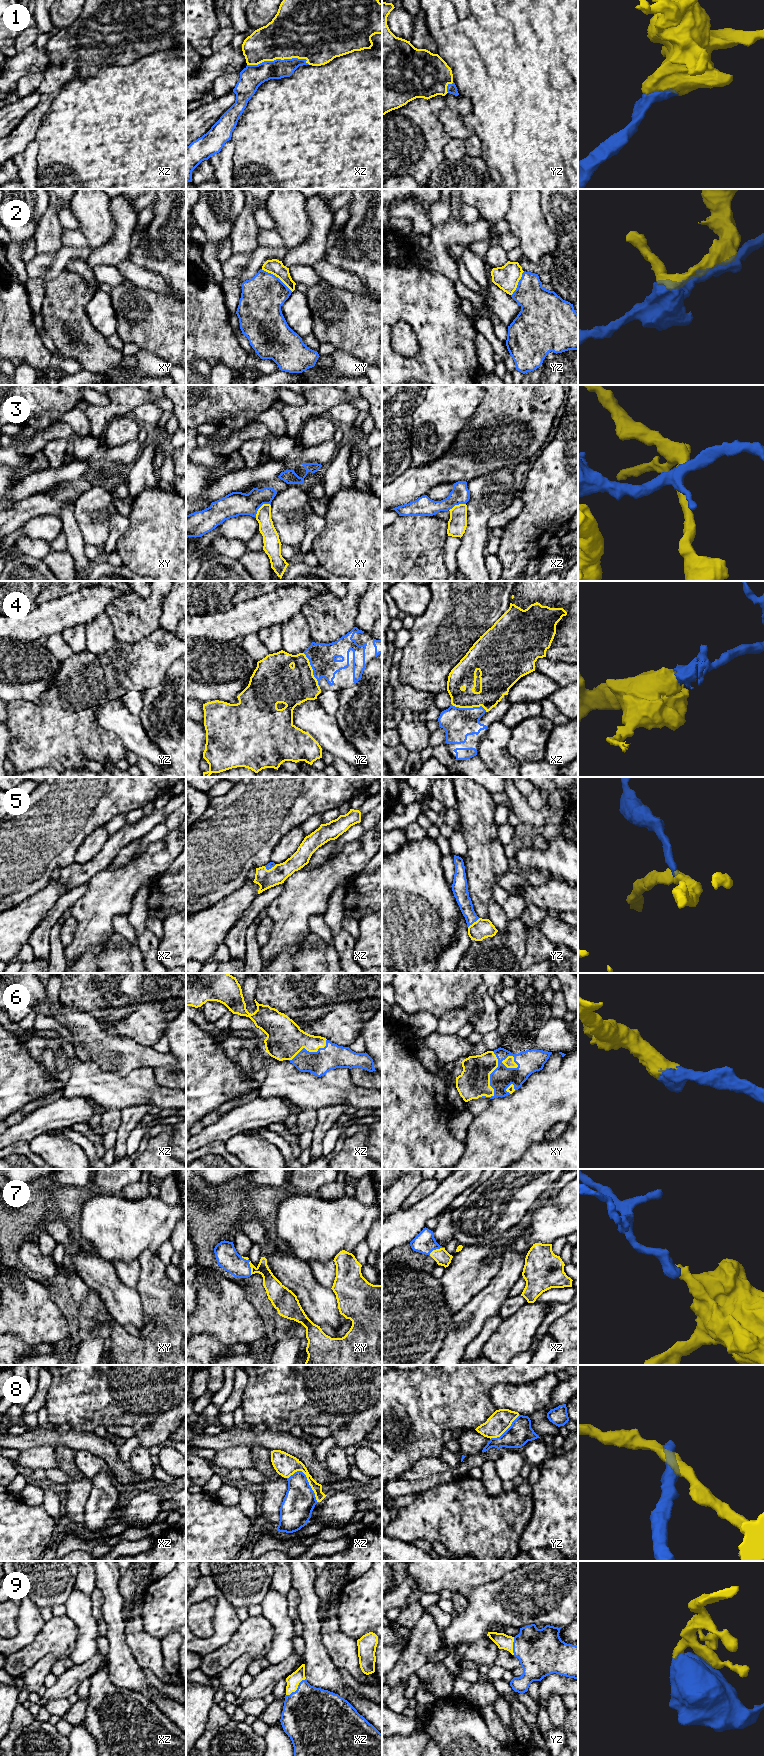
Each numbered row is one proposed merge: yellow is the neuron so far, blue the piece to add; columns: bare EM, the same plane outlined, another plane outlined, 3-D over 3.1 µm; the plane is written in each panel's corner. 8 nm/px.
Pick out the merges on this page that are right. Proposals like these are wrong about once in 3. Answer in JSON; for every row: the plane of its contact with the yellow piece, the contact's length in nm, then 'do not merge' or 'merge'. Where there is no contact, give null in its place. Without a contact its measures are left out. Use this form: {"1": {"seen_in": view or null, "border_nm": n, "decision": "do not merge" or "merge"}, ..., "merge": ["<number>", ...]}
{"1": {"seen_in": "xz", "border_nm": 500, "decision": "merge"}, "2": {"seen_in": "xy", "border_nm": 320, "decision": "do not merge"}, "3": {"seen_in": "xy", "border_nm": 170, "decision": "do not merge"}, "4": {"seen_in": "xz", "border_nm": 300, "decision": "merge"}, "5": {"seen_in": "yz", "border_nm": 120, "decision": "merge"}, "6": {"seen_in": "xy", "border_nm": 400, "decision": "merge"}, "7": {"seen_in": "xz", "border_nm": 140, "decision": "merge"}, "8": {"seen_in": "xz", "border_nm": 320, "decision": "do not merge"}, "9": {"seen_in": "xz", "border_nm": 220, "decision": "merge"}, "merge": ["1", "4", "5", "6", "7", "9"]}

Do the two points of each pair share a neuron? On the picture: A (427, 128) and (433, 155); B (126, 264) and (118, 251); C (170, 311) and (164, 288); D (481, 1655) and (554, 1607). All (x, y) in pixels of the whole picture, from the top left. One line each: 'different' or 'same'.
A: same
B: different
C: different
D: different

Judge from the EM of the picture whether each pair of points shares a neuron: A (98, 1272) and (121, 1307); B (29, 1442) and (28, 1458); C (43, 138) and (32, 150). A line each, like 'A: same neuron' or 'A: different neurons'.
A: same neuron
B: different neurons
C: different neurons

